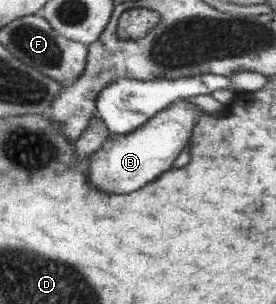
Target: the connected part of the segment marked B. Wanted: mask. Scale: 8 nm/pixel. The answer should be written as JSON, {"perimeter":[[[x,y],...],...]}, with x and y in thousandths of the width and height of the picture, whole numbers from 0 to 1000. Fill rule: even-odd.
{"perimeter":[[[645,329],[554,378],[482,434],[438,447],[399,441],[366,490],[322,516],[312,586],[348,625],[391,638],[446,638],[504,622],[609,563],[641,510],[681,487],[699,414],[728,388],[728,372],[692,339]]]}

